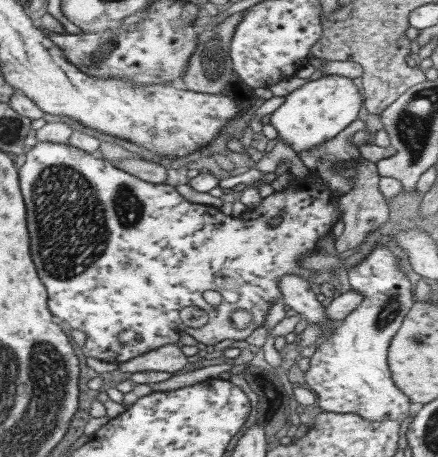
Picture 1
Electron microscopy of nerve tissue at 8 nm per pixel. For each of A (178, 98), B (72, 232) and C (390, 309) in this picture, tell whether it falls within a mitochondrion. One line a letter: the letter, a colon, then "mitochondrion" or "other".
A: other
B: mitochondrion
C: mitochondrion

